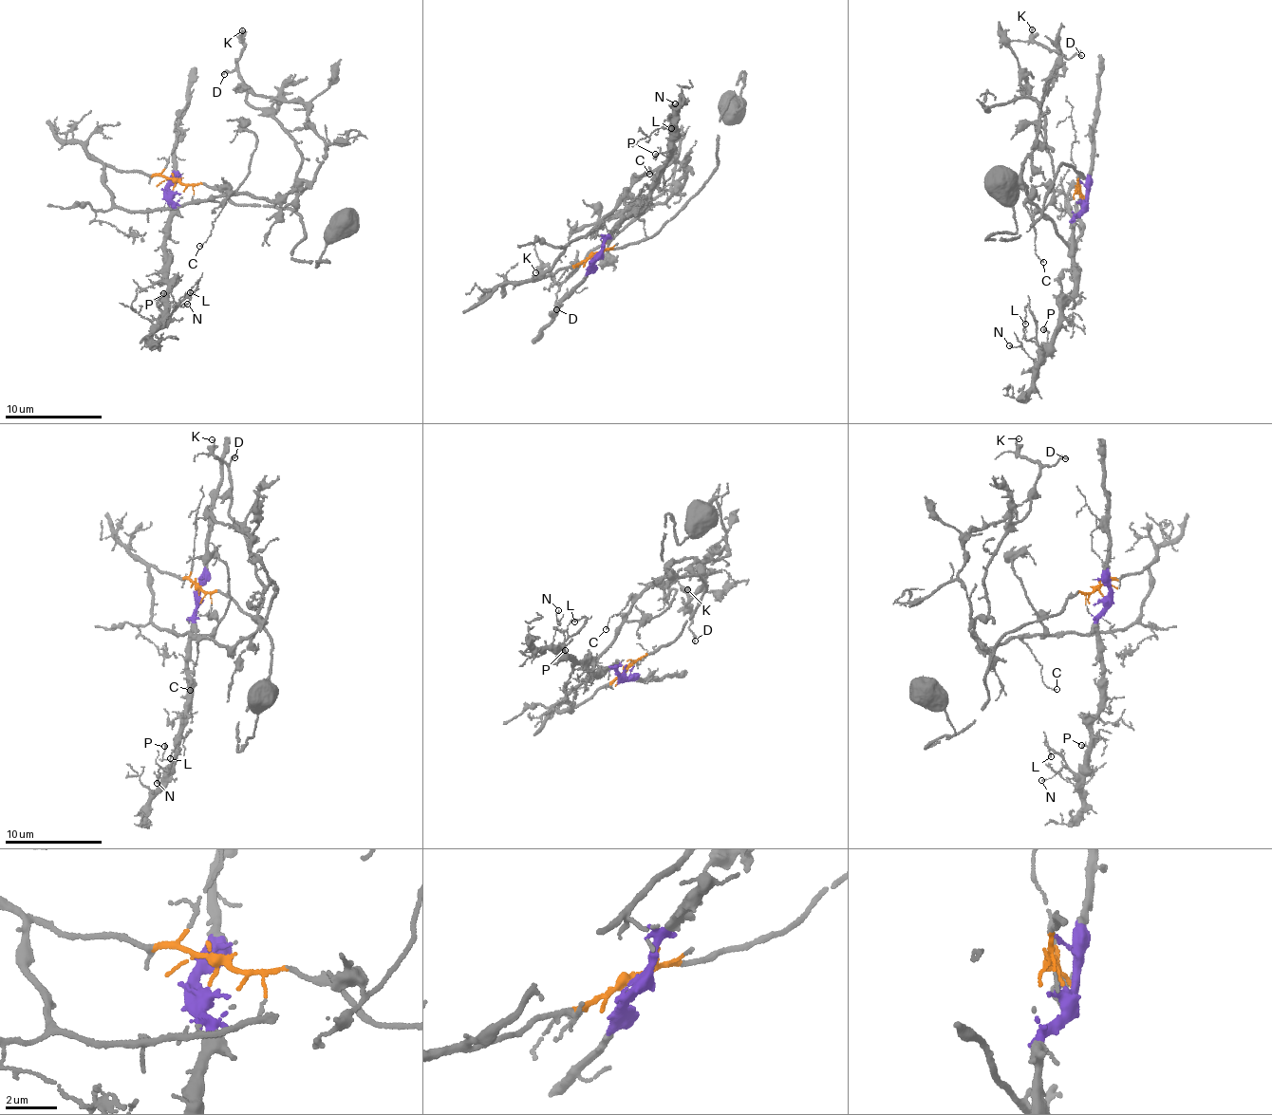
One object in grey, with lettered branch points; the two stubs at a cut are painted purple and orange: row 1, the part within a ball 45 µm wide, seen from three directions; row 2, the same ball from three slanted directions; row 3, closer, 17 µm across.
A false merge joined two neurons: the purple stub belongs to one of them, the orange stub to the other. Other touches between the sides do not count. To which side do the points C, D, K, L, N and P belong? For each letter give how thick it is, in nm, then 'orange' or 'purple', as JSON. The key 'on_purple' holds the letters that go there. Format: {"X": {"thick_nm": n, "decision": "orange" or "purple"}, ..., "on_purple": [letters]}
{"C": {"thick_nm": 100, "decision": "orange"}, "D": {"thick_nm": 180, "decision": "orange"}, "K": {"thick_nm": 120, "decision": "orange"}, "L": {"thick_nm": 120, "decision": "purple"}, "N": {"thick_nm": 90, "decision": "purple"}, "P": {"thick_nm": 140, "decision": "purple"}, "on_purple": ["L", "N", "P"]}

